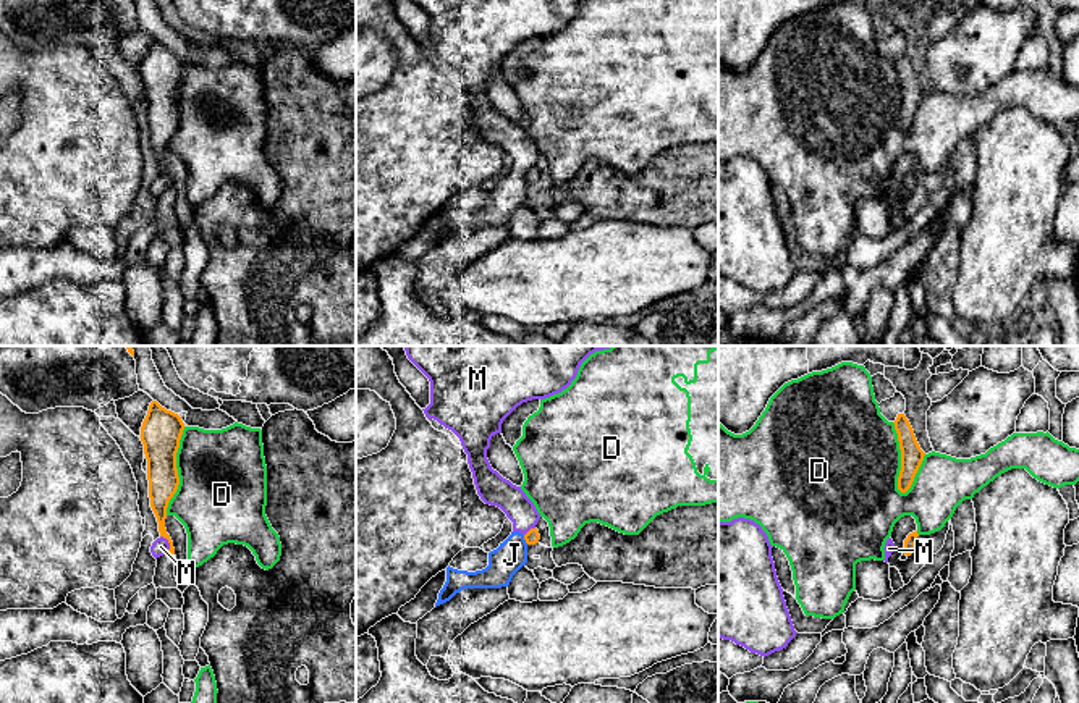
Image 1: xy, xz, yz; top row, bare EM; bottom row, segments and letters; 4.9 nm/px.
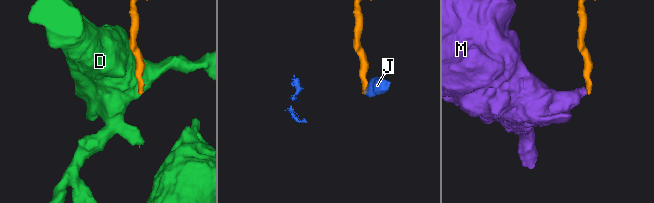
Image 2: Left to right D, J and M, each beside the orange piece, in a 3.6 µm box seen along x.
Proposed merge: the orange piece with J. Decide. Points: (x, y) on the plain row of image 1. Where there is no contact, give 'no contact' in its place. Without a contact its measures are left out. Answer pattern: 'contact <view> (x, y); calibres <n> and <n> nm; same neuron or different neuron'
contact xz (524, 176); calibres 70 and 160 nm; different neuron

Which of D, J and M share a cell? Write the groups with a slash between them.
D / J M

